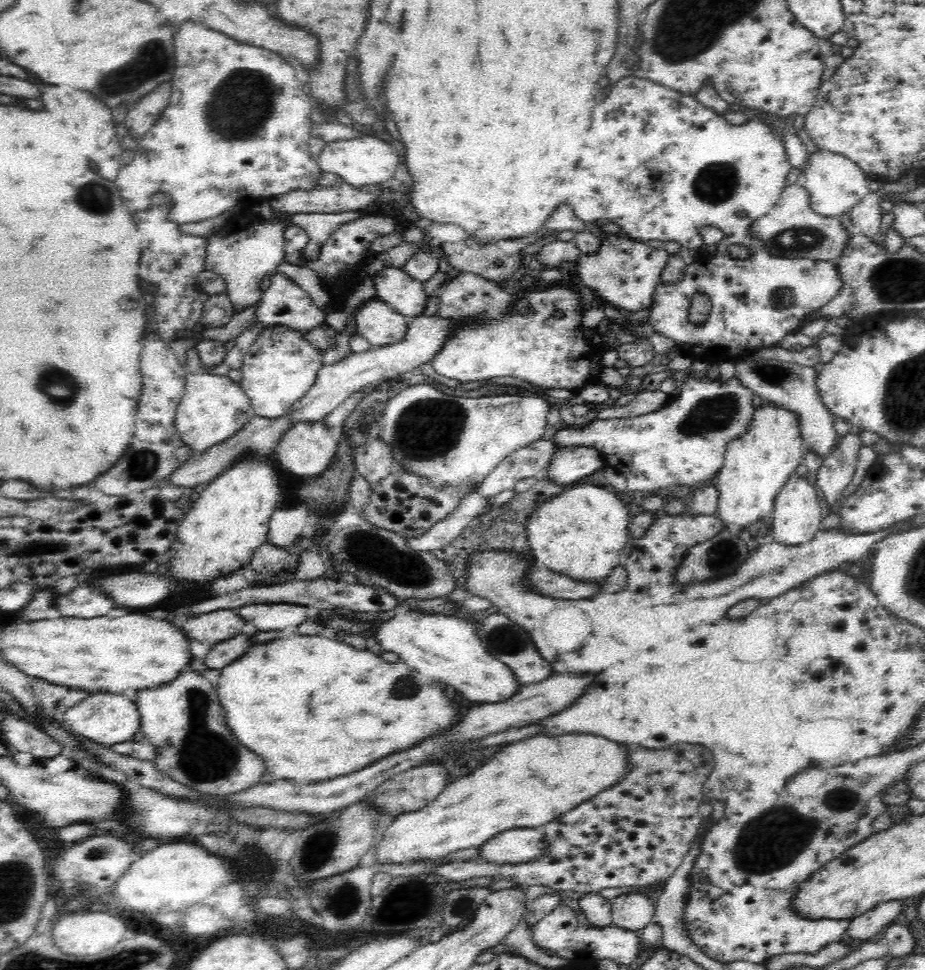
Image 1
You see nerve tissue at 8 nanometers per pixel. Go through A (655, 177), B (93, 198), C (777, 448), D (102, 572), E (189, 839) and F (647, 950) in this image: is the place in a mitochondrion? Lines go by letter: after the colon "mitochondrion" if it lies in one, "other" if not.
A: other
B: mitochondrion
C: other
D: other
E: other
F: other

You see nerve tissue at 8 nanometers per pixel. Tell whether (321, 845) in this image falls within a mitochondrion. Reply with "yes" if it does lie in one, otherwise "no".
yes

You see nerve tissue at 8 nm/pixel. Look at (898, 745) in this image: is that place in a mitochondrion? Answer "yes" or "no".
no

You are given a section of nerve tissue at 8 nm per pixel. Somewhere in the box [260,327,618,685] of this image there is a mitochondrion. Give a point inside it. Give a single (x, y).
(428, 429)

